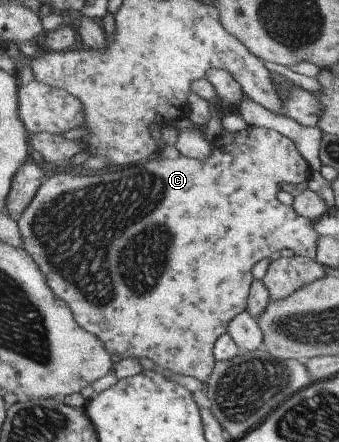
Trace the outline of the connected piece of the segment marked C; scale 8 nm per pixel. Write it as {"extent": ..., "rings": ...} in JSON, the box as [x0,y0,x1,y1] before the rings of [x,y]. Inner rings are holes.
{"extent":[16,125,320,383],"rings":[[[250,125],[238,132],[224,129],[211,142],[213,153],[205,159],[190,158],[180,154],[175,159],[156,158],[156,160],[150,160],[140,166],[114,170],[114,172],[106,172],[106,174],[96,174],[96,176],[78,176],[78,174],[59,170],[42,183],[27,210],[16,218],[22,236],[25,238],[25,248],[34,255],[40,268],[49,273],[48,284],[56,292],[56,296],[60,296],[68,304],[72,304],[72,310],[76,312],[76,320],[80,320],[82,328],[99,336],[104,346],[112,354],[117,352],[124,359],[146,357],[154,362],[156,368],[166,368],[174,373],[192,376],[203,383],[207,383],[211,378],[218,361],[215,357],[216,342],[228,332],[230,322],[247,310],[251,286],[254,282],[254,266],[266,257],[275,257],[284,248],[292,250],[296,255],[317,260],[320,236],[316,232],[314,221],[297,213],[293,206],[285,206],[278,200],[278,192],[282,190],[284,182],[294,185],[302,184],[302,182],[307,182],[312,171],[307,157],[299,151],[291,138],[276,129]],[[146,192],[148,192],[148,222],[142,218],[142,206],[144,206]],[[146,226],[148,226],[148,244],[132,244],[132,238],[138,232],[142,232]]]}

